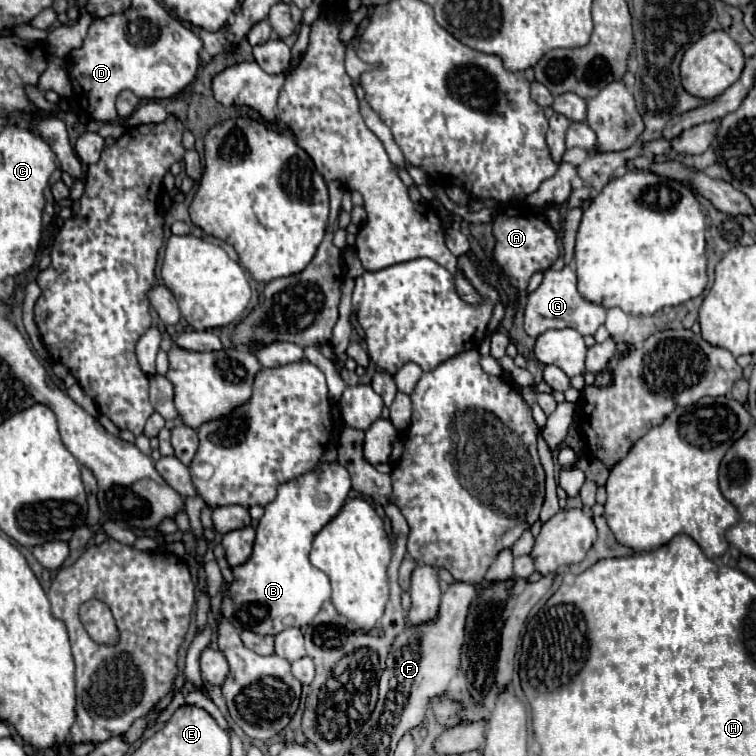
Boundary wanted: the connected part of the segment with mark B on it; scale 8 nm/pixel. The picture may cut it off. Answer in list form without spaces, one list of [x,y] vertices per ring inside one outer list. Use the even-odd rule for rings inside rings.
[[[339,463],[317,465],[313,471],[279,487],[277,497],[265,507],[265,515],[257,523],[257,539],[251,557],[247,559],[247,563],[233,567],[233,583],[229,587],[229,595],[225,595],[221,601],[223,619],[227,619],[237,631],[249,629],[257,635],[277,635],[285,627],[305,627],[307,623],[313,623],[321,605],[331,597],[331,585],[329,577],[309,561],[311,543],[313,537],[339,513],[339,509],[347,501],[349,489],[349,473]]]

